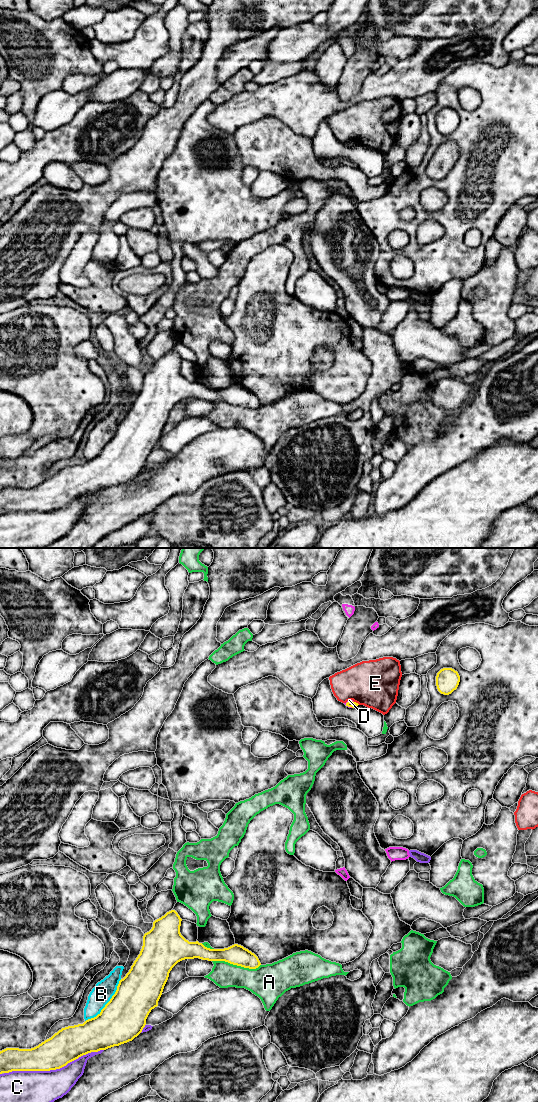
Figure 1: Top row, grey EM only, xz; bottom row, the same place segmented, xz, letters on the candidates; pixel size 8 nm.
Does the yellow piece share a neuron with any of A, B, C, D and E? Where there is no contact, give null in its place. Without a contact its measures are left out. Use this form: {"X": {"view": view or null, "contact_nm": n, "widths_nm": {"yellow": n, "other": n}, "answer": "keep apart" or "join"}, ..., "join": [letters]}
{"A": {"view": "xz", "contact_nm": 400, "widths_nm": {"yellow": 160, "other": 240}, "answer": "keep apart"}, "B": {"view": "xz", "contact_nm": 460, "widths_nm": {"yellow": 360, "other": 160}, "answer": "keep apart"}, "C": {"view": "xz", "contact_nm": 800, "widths_nm": {"yellow": 280, "other": 300}, "answer": "keep apart"}, "D": {"view": "xz", "contact_nm": 80, "widths_nm": {"yellow": 50, "other": 20}, "answer": "keep apart"}, "E": {"view": "xz", "contact_nm": 50, "widths_nm": {"yellow": 50, "other": 380}, "answer": "keep apart"}, "join": []}

